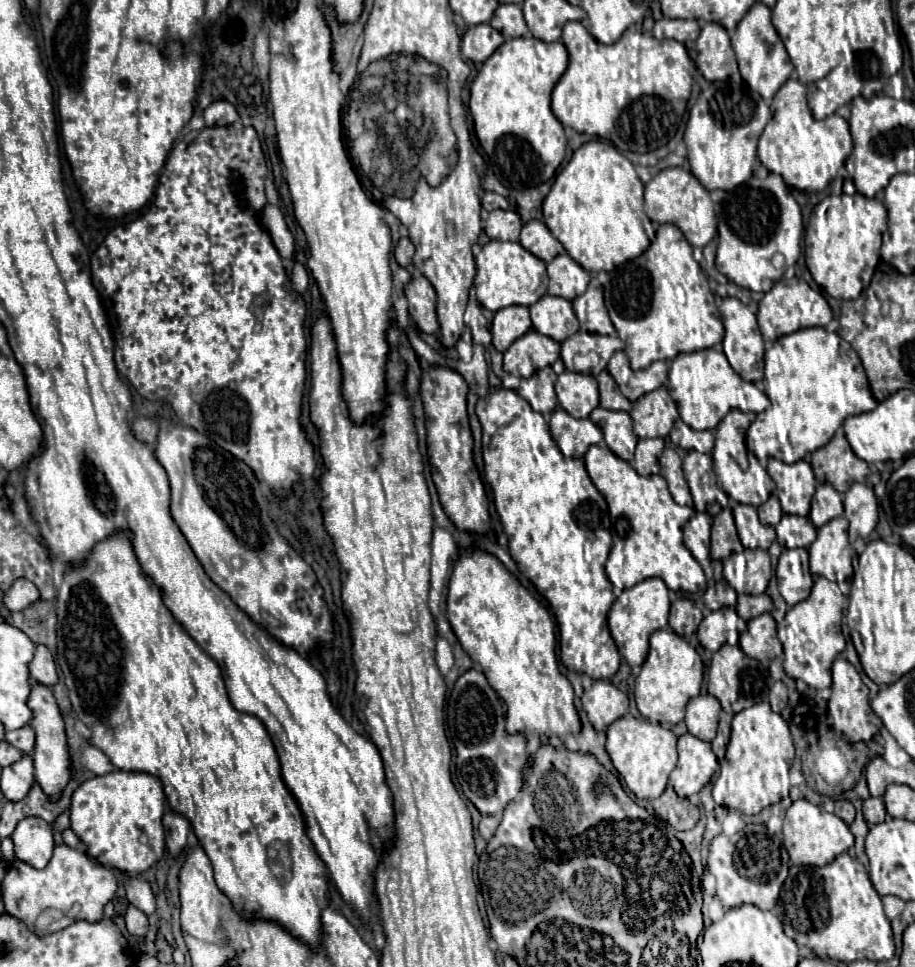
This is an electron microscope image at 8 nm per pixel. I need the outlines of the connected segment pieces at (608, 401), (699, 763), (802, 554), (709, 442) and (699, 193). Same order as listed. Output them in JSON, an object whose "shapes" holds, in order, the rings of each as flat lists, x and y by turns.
{"shapes":[[[603,370,597,378,599,384,599,396,601,396,601,406,607,410,631,410,631,402,621,394,621,390,617,388,615,380,609,376,607,370]],[[689,732,679,736,677,750,679,750,679,762,677,768,671,772,669,784,681,798,689,798,691,794,697,794,711,780,719,764,711,750,711,744,695,738]],[[785,548,779,556,775,576,779,582,779,592,789,606,805,600,814,584,814,577,809,570,807,549]],[[677,420,671,434,671,442,683,450,697,450,697,452,711,452,713,450,713,432,711,430,693,430,683,420]],[[681,166,661,170,647,186,645,186,645,214,657,222,671,222,679,226,691,246,703,248,717,234,717,218,713,210,713,202,709,198,709,190,701,186,701,182]]]}

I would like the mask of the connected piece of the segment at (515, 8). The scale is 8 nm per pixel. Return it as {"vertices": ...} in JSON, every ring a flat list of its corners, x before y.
{"vertices":[[501,4,491,18,491,26,499,30,505,38,517,38,529,34,519,4]]}

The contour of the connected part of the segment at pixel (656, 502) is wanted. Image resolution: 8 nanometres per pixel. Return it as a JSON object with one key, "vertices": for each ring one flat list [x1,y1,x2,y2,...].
{"vertices":[[591,446,585,454,585,468,605,496,611,514,613,548,607,558,605,570,613,584,616,595,635,586,637,582,657,576,667,588,675,592,699,592,705,588,705,574,699,562,683,546,683,524,695,514,689,506,679,506,669,490,663,476,641,476,629,462,615,456,605,446]]}

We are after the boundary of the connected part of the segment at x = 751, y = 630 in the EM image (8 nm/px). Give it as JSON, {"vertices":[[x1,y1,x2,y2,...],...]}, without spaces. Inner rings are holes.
{"vertices":[[761,614,747,622,747,630,739,636,741,650,755,660,773,660,783,654,783,646,777,640,773,616]]}

